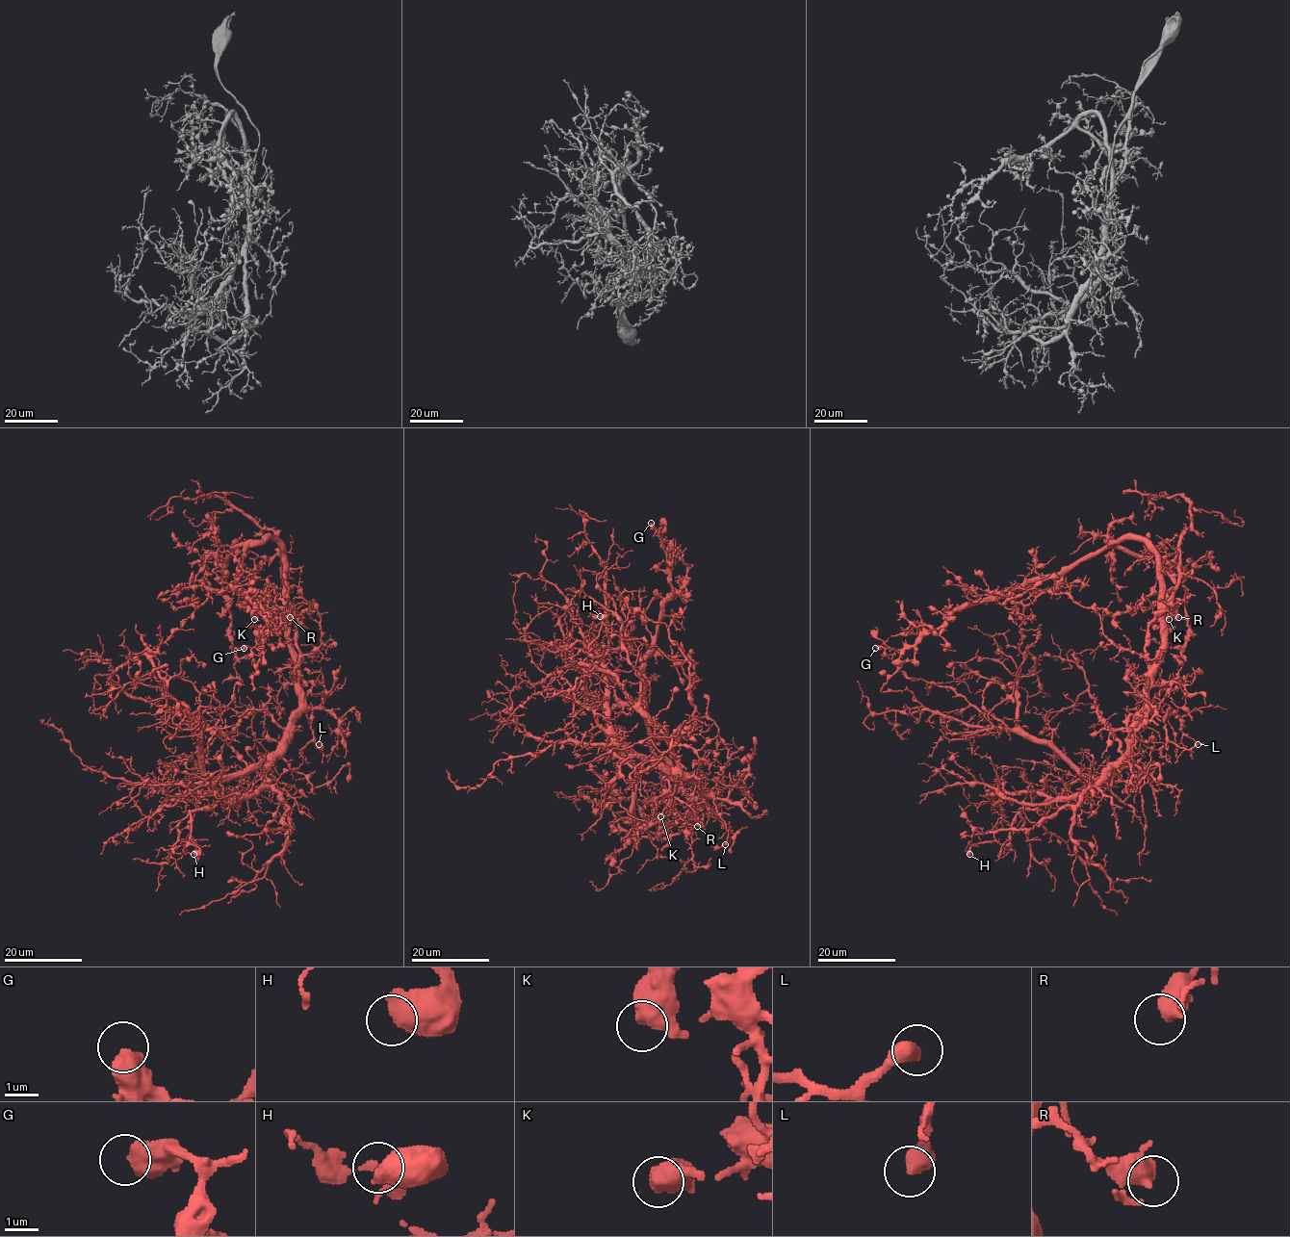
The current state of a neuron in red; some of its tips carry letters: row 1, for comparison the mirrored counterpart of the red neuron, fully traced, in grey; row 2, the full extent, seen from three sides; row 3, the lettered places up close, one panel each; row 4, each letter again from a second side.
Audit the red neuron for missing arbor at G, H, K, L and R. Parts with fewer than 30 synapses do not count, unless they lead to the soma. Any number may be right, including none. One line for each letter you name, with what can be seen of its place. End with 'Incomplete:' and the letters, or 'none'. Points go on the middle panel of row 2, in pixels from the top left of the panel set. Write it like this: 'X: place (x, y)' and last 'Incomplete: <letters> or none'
Incomplete: none

